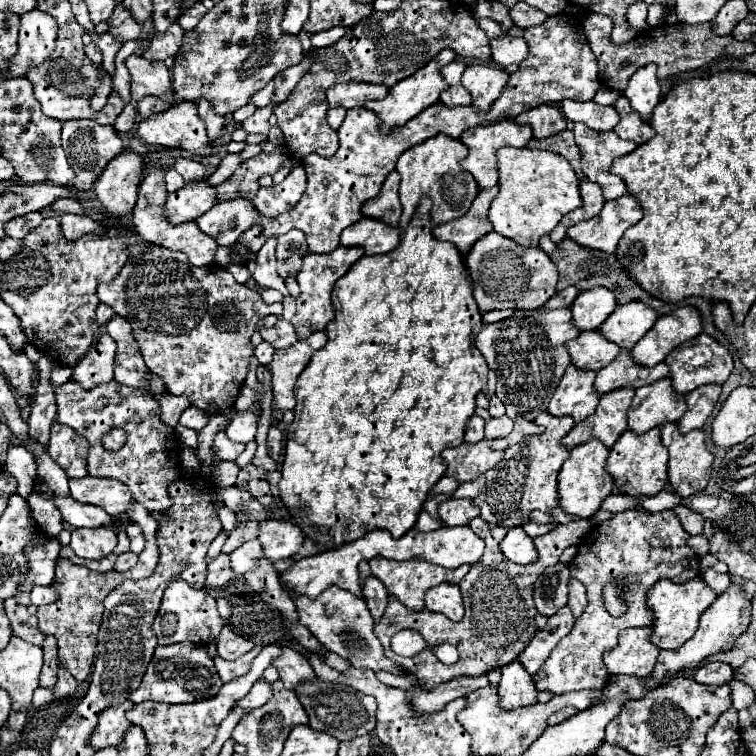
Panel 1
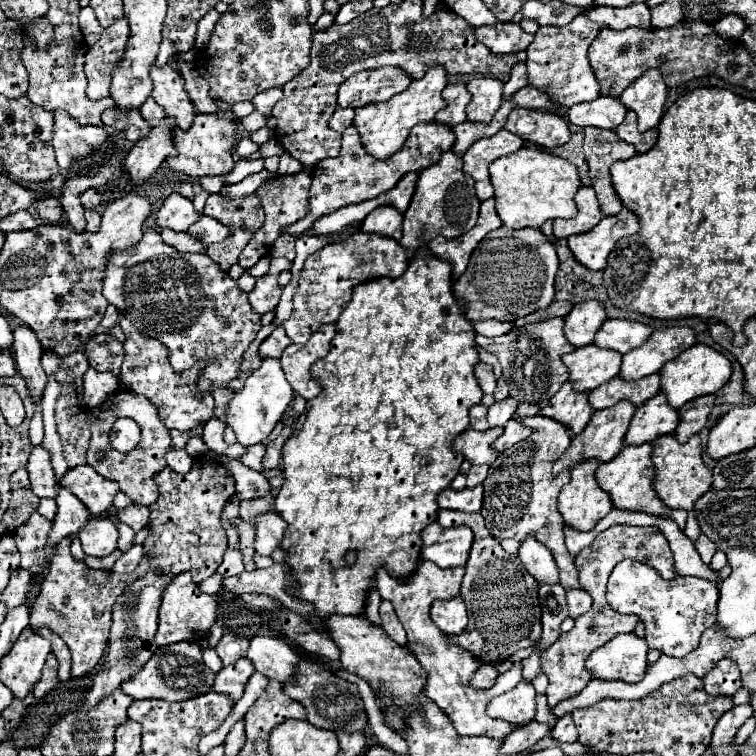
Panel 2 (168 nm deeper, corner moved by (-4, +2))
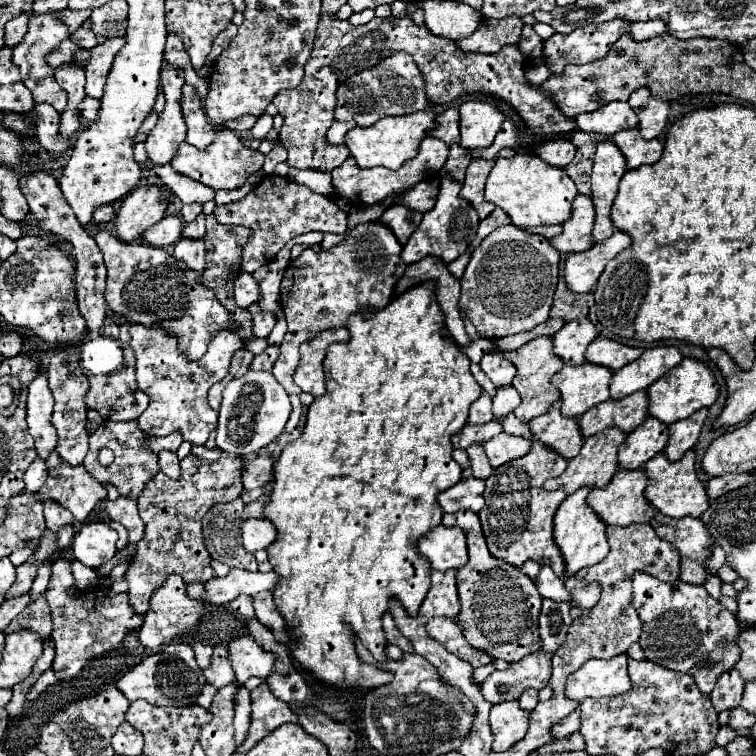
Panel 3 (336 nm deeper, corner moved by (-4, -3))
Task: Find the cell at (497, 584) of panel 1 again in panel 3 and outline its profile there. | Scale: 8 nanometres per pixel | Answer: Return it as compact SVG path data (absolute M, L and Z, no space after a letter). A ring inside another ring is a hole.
M458 511L446 513L442 517L446 527L460 527L466 531L468 539L468 563L458 569L458 595L462 599L462 609L458 613L458 623L464 629L466 641L486 651L492 659L504 659L510 663L520 661L522 657L536 653L540 649L540 635L538 635L538 615L542 597L534 585L534 581L524 575L518 567L508 565L502 559L496 559L484 541L480 519L474 513Z

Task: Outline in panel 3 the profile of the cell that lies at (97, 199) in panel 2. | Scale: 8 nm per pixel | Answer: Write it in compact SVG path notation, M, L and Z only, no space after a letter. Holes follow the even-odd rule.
M100 205L94 209L94 215L92 215L92 221L94 223L108 223L112 217L114 217L114 207L112 205Z

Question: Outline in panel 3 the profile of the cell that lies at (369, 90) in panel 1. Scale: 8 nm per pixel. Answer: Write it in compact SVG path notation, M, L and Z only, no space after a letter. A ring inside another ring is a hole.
M396 53L392 57L386 57L386 61L378 63L374 69L356 73L354 77L346 79L338 87L336 97L338 97L338 103L336 103L334 119L356 121L356 125L360 127L368 127L386 115L406 115L412 111L420 111L428 105L428 99L424 93L424 81L408 53Z

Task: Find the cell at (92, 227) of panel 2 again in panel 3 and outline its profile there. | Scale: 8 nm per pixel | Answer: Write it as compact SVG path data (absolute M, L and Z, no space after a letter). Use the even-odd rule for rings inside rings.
M98 229L94 241L100 247L108 269L104 297L114 313L130 323L158 327L174 335L178 339L178 349L190 361L200 359L206 353L208 343L220 331L232 331L238 335L230 311L224 309L216 299L216 293L204 285L202 273L186 267L180 259L160 247L146 243L120 243L106 229Z

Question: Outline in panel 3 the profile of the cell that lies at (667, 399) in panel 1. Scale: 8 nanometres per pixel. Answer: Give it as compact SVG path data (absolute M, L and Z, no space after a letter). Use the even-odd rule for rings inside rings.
M648 417L638 425L618 449L620 467L642 467L656 453L664 451L668 443L668 425L656 417Z

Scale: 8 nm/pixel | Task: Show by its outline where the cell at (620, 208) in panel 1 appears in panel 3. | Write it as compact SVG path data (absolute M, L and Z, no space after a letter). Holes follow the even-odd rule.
M616 229L612 233L612 237L608 237L606 241L600 241L586 251L570 253L566 257L566 265L564 265L566 285L576 293L592 291L592 287L596 285L598 277L602 275L606 263L630 245L632 245L632 237L628 233Z

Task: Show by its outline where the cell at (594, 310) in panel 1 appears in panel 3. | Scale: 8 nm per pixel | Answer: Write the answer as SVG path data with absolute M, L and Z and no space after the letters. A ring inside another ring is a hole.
M586 317L576 319L576 321L568 321L552 339L554 339L554 353L558 353L558 357L564 359L564 363L568 365L580 365L584 363L584 353L586 347L598 337L598 331L594 327L594 323Z

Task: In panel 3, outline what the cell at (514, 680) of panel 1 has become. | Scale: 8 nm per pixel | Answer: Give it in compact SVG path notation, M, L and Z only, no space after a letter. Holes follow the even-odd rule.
M502 701L490 709L490 727L494 733L494 751L506 751L510 745L520 741L528 729L530 711L522 709L518 701Z

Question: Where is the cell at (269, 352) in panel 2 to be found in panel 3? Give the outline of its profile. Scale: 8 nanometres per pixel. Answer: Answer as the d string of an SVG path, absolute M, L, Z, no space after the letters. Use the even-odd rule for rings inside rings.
M268 345L260 355L254 357L250 369L254 369L254 371L272 371L278 355L280 355L280 345Z

